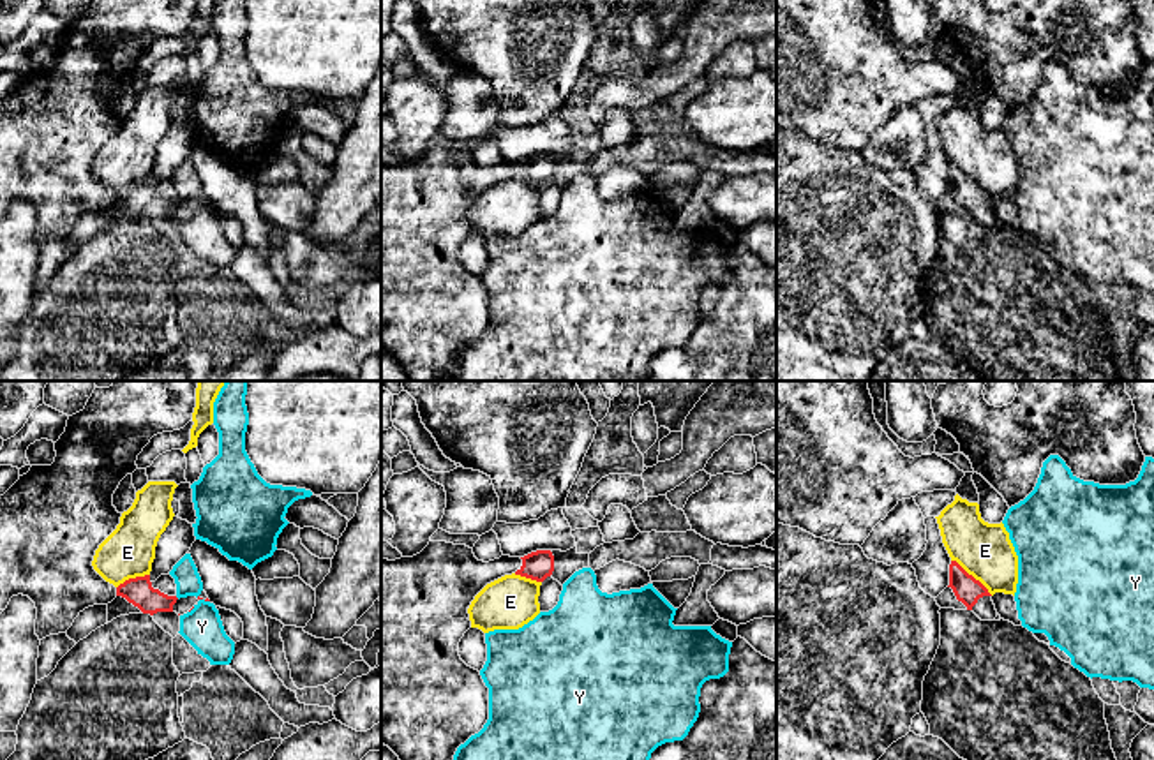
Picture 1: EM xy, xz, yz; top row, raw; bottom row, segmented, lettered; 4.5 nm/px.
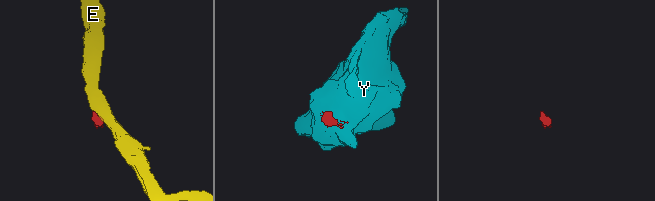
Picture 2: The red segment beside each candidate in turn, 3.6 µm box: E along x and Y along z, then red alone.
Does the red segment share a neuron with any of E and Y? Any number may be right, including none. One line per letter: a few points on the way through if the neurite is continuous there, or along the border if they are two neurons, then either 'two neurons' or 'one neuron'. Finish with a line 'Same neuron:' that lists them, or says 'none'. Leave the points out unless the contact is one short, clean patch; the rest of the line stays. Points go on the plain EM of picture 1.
E: along yz (951, 164), (992, 200) | two neurons
Y: along xy (196, 201), (209, 207) | two neurons
Same neuron: none

